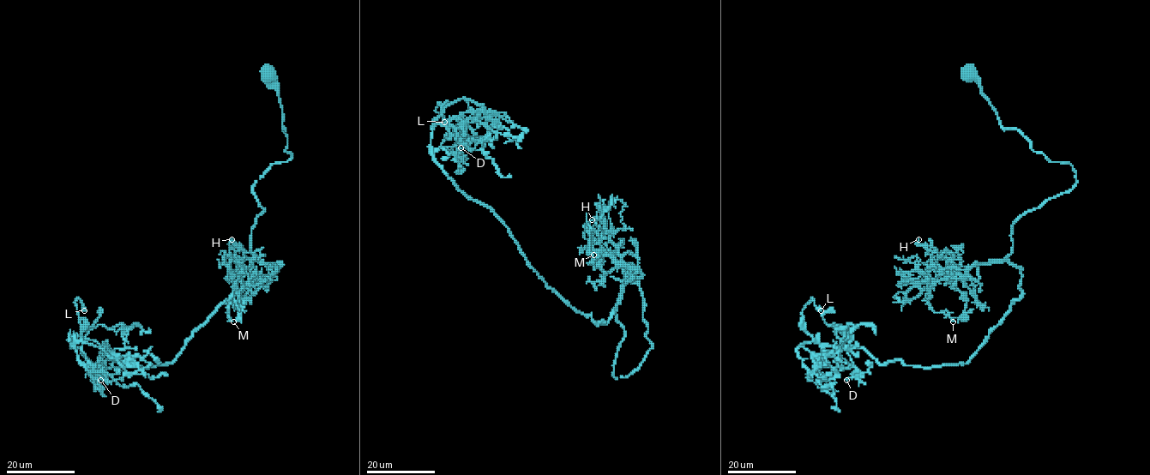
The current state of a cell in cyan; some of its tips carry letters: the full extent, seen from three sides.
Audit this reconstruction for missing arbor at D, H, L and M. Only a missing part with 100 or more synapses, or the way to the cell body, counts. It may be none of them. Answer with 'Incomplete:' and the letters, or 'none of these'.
Incomplete: none of these

